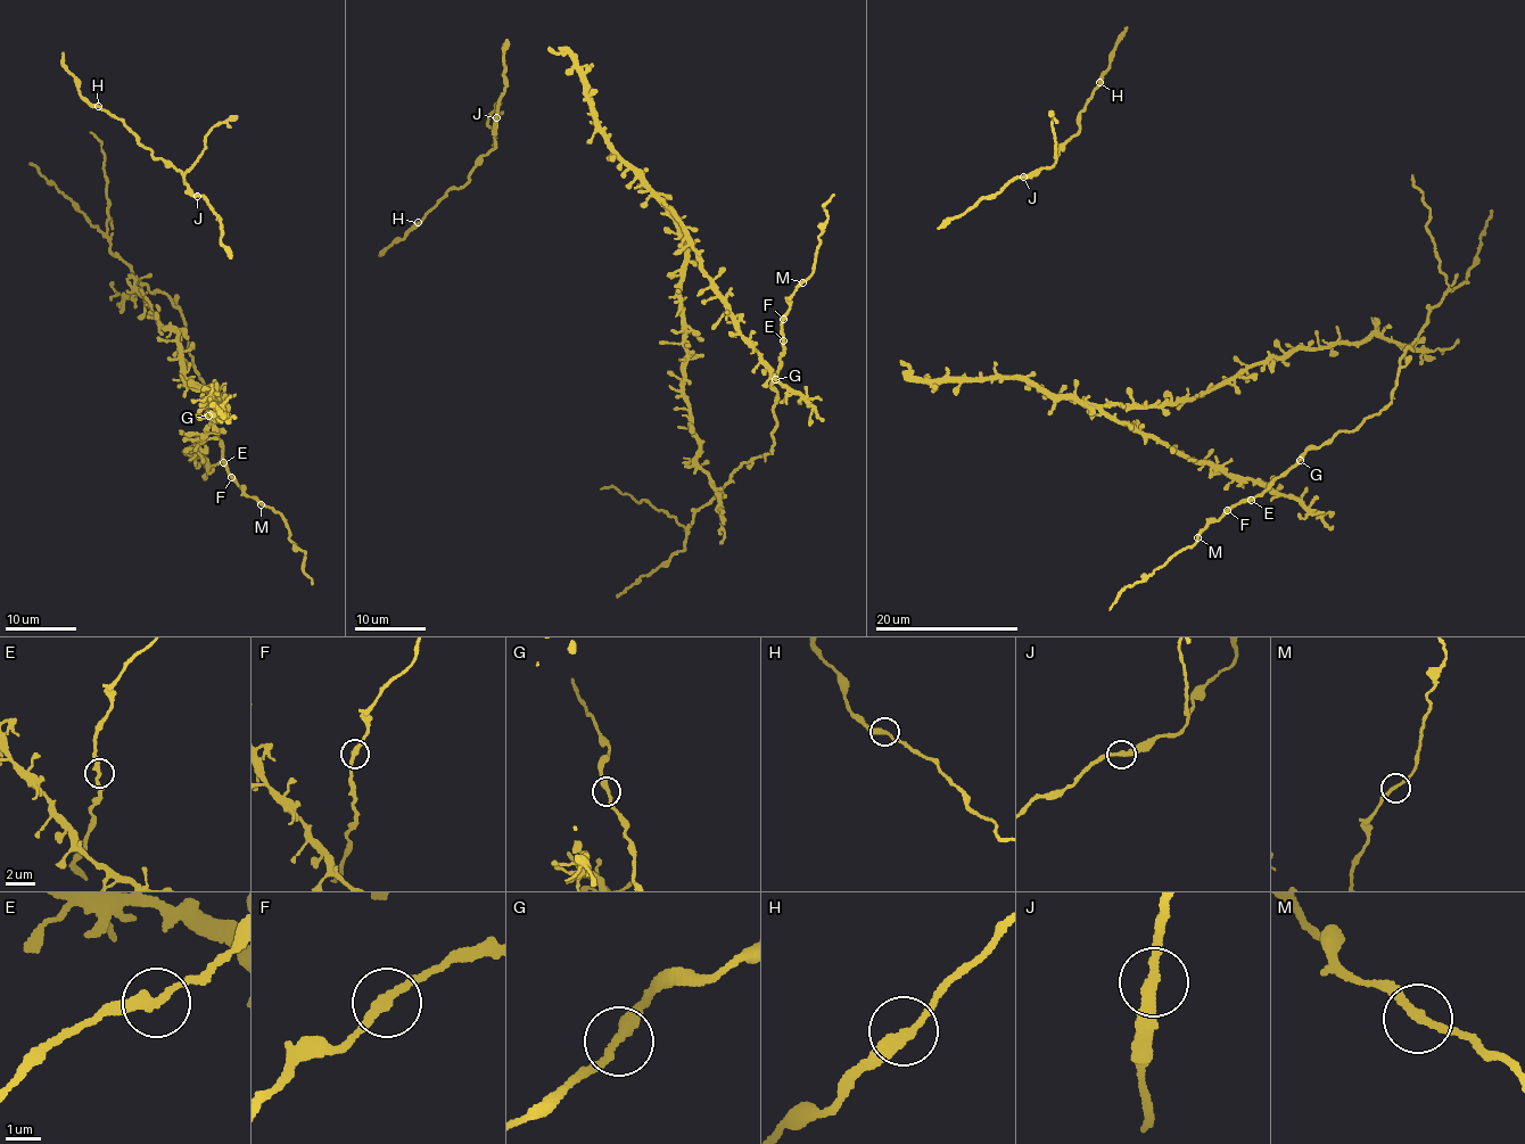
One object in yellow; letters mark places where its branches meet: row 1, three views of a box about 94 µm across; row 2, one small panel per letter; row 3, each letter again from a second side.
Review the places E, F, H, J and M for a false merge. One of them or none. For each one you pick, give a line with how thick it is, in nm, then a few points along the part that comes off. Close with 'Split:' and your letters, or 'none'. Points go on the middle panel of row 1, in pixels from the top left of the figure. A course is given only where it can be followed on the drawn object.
Split: none

